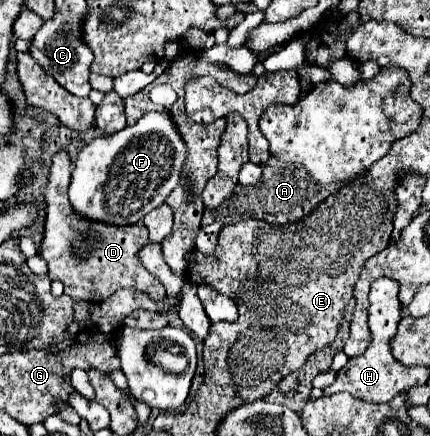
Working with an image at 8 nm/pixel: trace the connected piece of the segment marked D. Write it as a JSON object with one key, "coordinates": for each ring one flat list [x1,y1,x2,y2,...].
{"coordinates":[[58,151,54,155,54,163,50,169,50,179,46,187,46,231,40,247,40,257,48,263,50,279,60,279,64,283,64,293,72,299,84,301,106,301,114,291,124,287,134,287,154,301,162,301,166,291,160,281,150,275,138,259,140,247,144,247,148,239,148,229,142,223,132,227,114,227,104,223,94,223,80,219,74,215,68,201,68,185,70,185,72,163,66,151]]}

